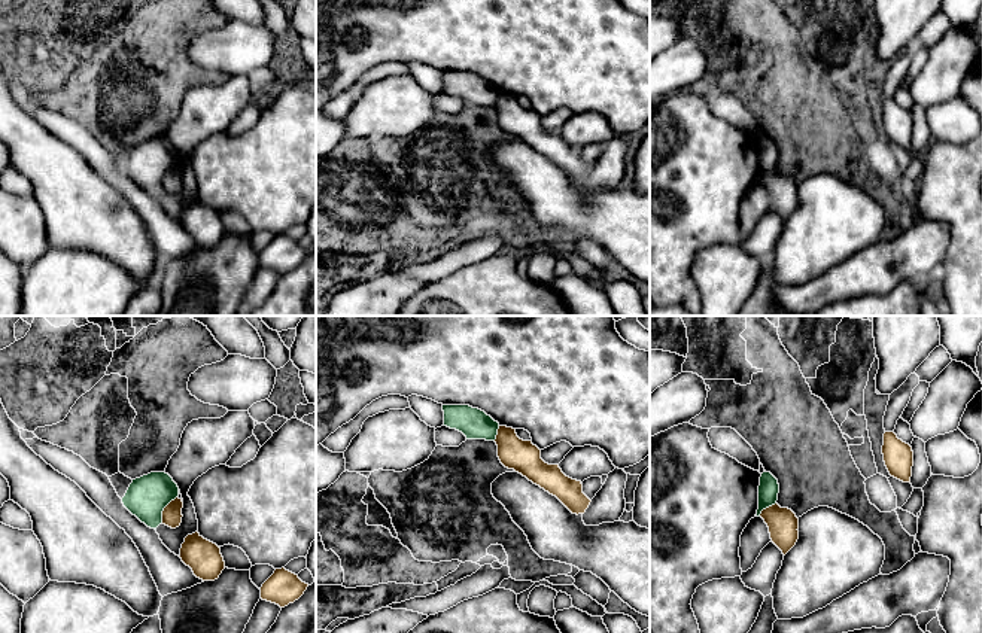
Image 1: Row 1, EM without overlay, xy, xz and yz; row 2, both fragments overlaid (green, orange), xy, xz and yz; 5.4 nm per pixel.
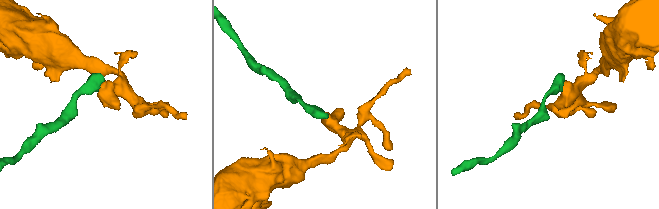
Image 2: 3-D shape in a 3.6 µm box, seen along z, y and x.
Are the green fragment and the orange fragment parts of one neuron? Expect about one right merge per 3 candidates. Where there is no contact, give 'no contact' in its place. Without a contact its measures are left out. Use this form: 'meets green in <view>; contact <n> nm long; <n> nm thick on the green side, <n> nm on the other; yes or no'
meets green in xy; contact 170 nm long; 220 nm thick on the green side, 110 nm on the other; no

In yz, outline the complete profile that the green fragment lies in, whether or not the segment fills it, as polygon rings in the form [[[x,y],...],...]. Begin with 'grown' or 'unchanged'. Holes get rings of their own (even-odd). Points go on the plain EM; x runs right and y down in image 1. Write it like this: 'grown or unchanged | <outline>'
unchanged | [[[763,139],[758,152],[758,176],[757,183],[761,177],[775,171],[778,167],[779,150],[778,146],[770,139]]]

